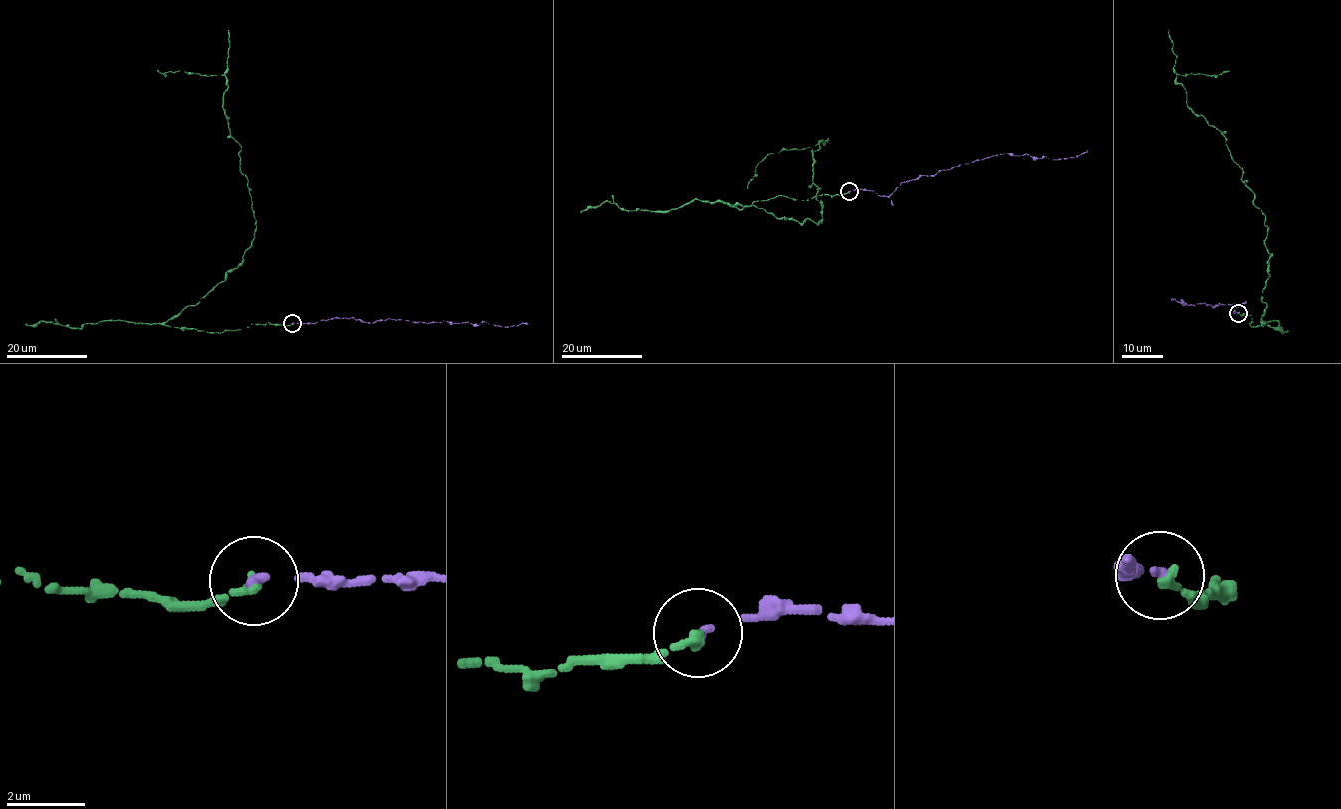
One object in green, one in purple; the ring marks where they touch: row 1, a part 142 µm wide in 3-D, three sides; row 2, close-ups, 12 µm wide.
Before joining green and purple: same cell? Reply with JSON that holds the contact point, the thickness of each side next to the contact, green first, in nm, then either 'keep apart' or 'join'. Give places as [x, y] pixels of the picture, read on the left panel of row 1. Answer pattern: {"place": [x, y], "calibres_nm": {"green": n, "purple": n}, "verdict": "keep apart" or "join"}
{"place": [292, 323], "calibres_nm": {"green": 280, "purple": 200}, "verdict": "join"}

